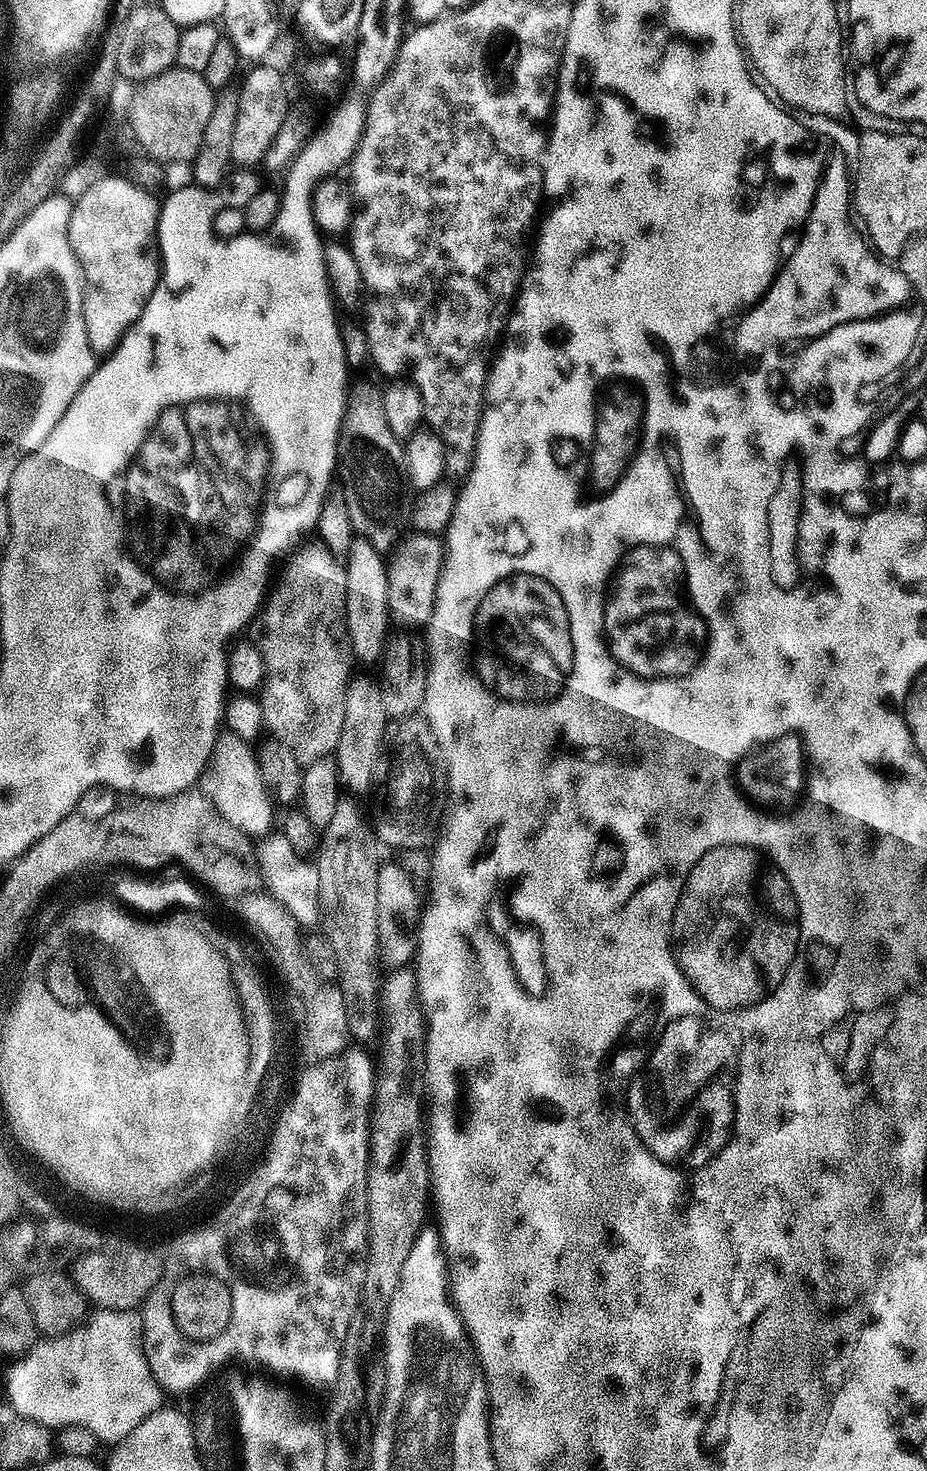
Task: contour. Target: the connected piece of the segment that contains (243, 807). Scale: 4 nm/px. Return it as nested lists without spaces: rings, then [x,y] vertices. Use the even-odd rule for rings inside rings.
[[[224,730],[217,735],[210,758],[200,775],[198,788],[212,803],[214,810],[218,810],[218,814],[222,814],[230,826],[242,830],[245,836],[263,838],[273,831],[274,801],[268,794],[268,787],[262,782],[253,745],[238,738],[238,734]]]

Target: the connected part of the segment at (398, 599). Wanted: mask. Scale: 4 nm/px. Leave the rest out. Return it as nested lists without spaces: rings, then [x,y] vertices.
[[[413,531],[412,536],[403,535],[393,545],[387,557],[387,606],[389,617],[401,627],[427,625],[434,614],[436,587],[440,568],[444,565],[444,545],[441,537],[427,532]]]

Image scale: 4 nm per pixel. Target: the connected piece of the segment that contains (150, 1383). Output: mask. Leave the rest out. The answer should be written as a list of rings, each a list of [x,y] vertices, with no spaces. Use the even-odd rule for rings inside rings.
[[[108,1308],[93,1313],[71,1332],[41,1339],[25,1356],[13,1363],[16,1365],[8,1376],[8,1400],[17,1417],[38,1422],[49,1430],[59,1430],[65,1424],[77,1424],[95,1434],[97,1441],[119,1442],[151,1412],[162,1407],[162,1389],[152,1376],[144,1350],[136,1348],[138,1318],[134,1318],[134,1310],[124,1318],[108,1314]]]

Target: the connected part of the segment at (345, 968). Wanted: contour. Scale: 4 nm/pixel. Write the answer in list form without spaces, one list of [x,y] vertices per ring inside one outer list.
[[[342,798],[338,802],[338,810],[334,810],[334,818],[330,818],[330,826],[319,833],[318,847],[314,852],[314,863],[318,870],[318,894],[323,916],[323,931],[331,939],[336,955],[336,973],[342,980],[343,1002],[346,1003],[346,1018],[349,1035],[353,1039],[368,1040],[377,1035],[379,1019],[380,989],[376,968],[378,969],[378,870],[382,863],[380,857],[382,845],[377,838],[373,825],[360,813],[354,801]]]

